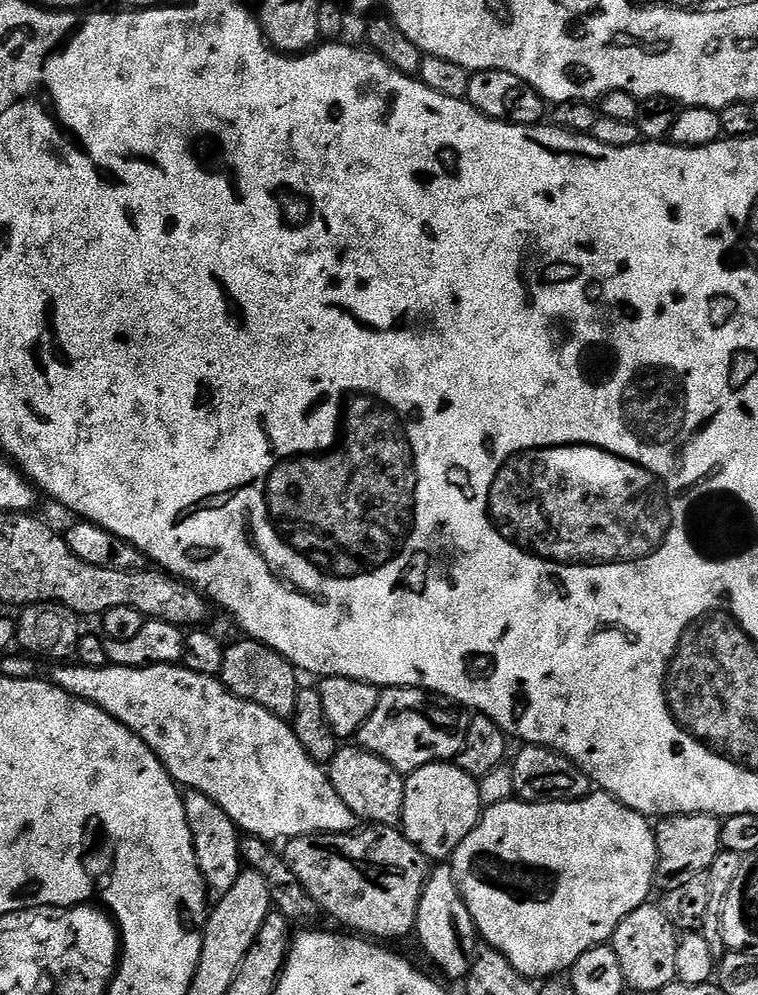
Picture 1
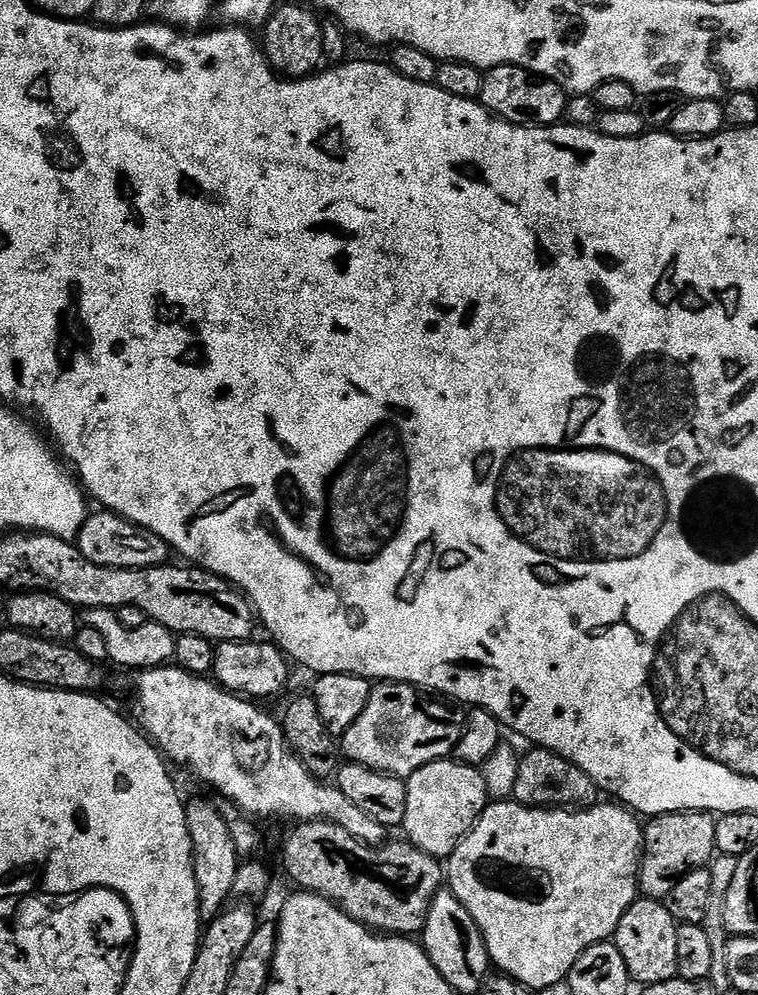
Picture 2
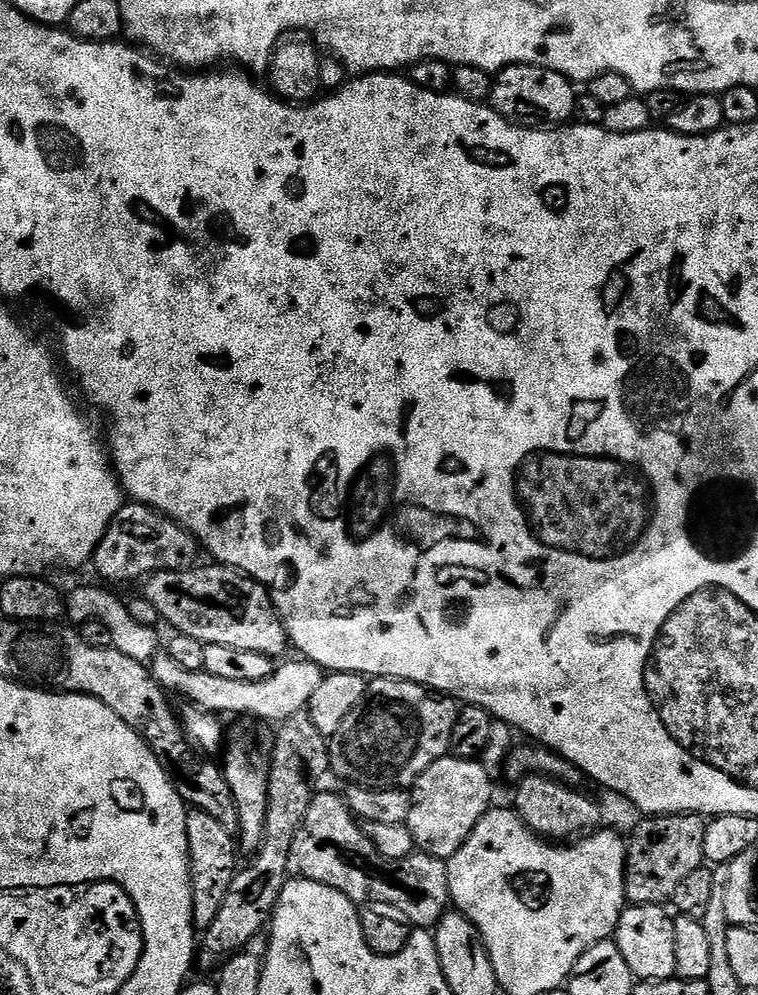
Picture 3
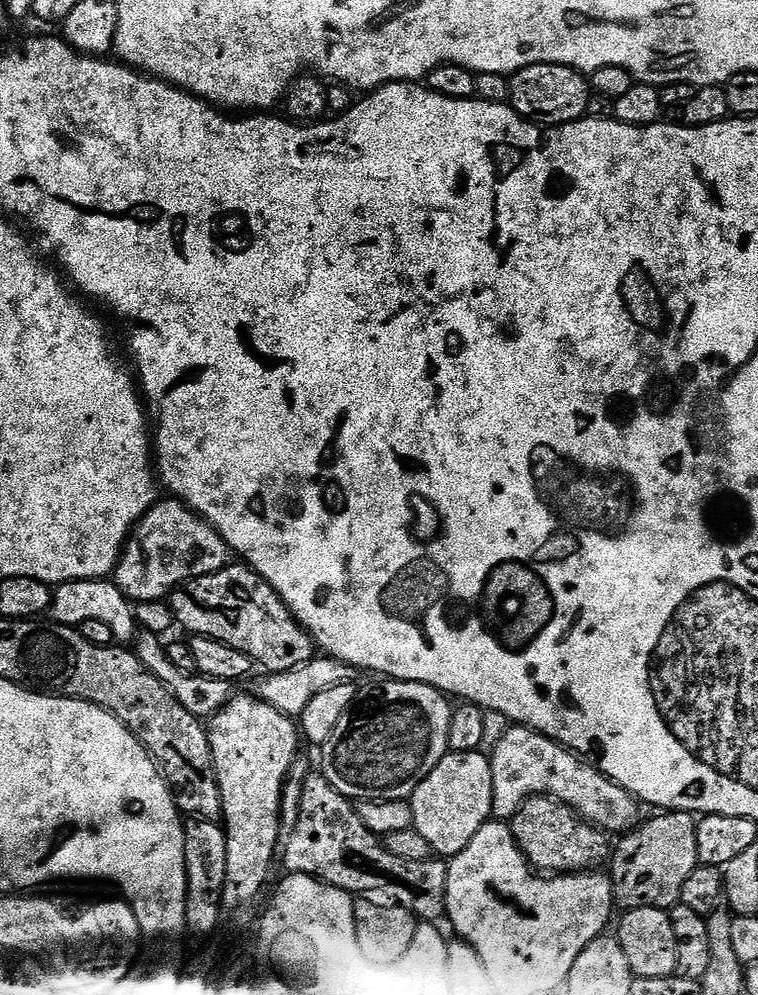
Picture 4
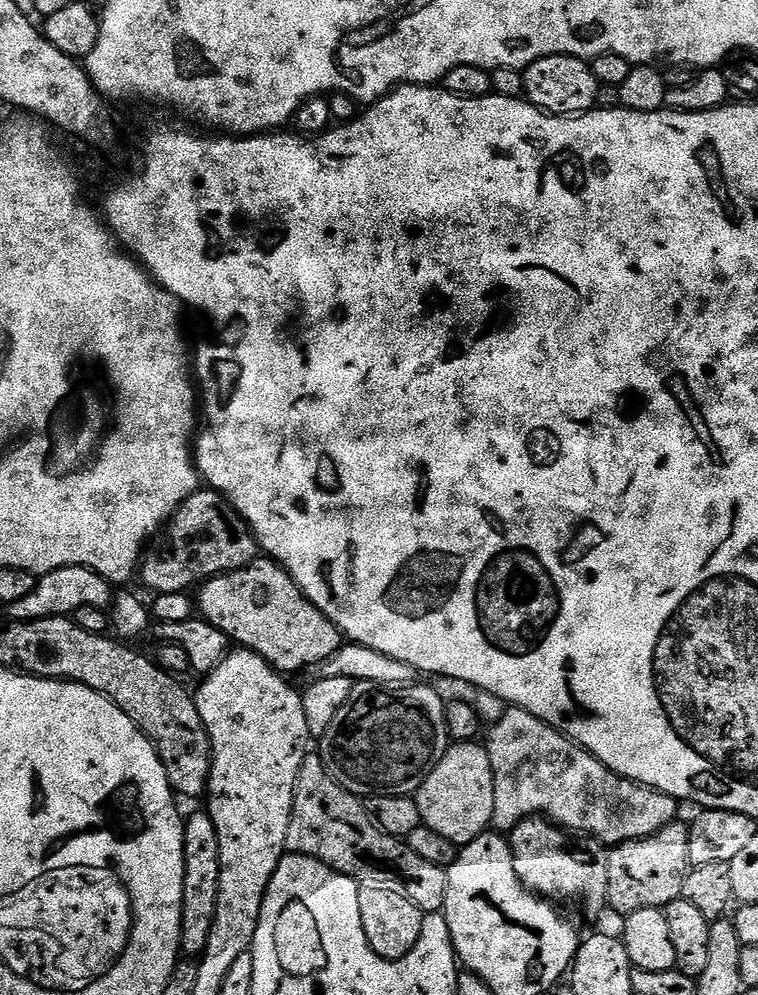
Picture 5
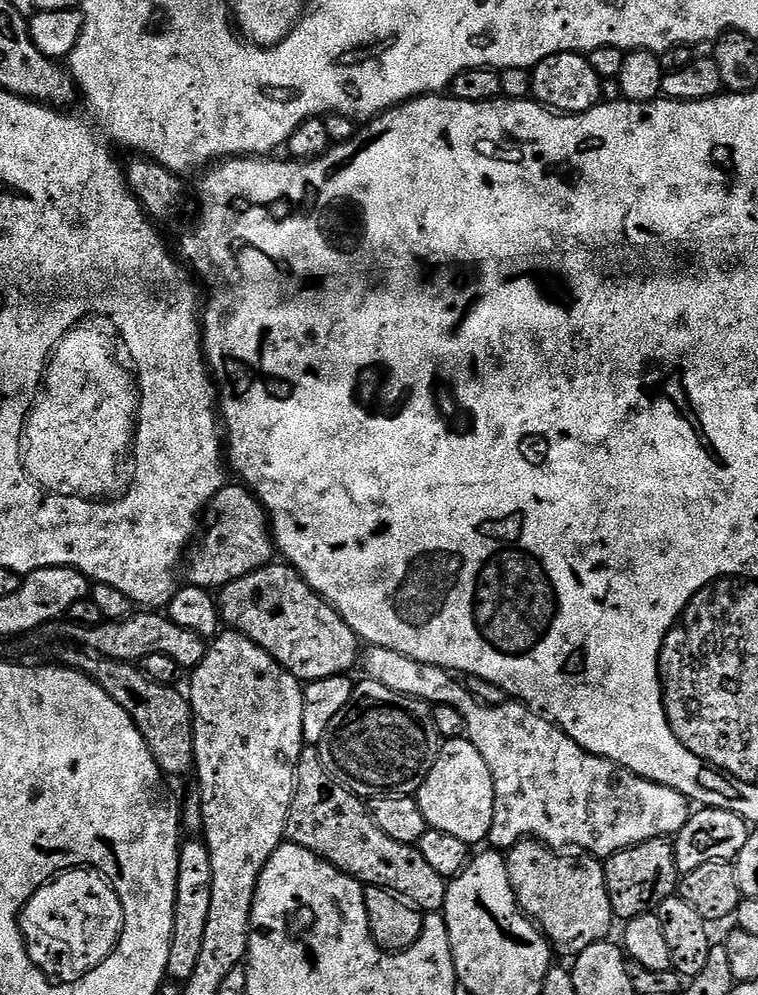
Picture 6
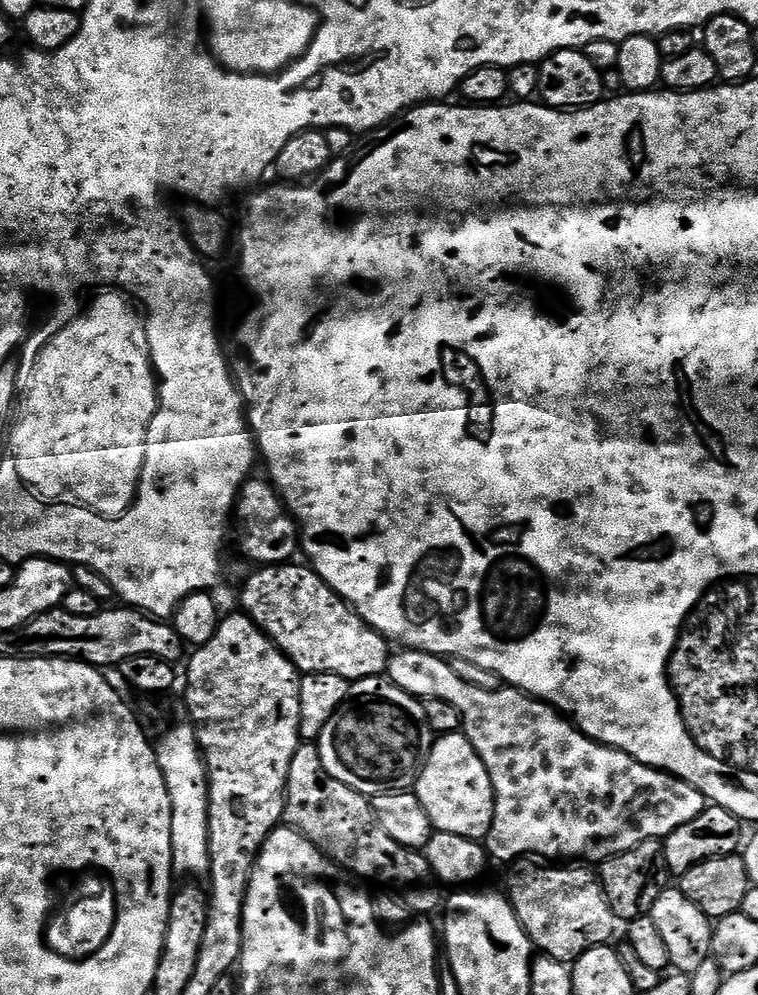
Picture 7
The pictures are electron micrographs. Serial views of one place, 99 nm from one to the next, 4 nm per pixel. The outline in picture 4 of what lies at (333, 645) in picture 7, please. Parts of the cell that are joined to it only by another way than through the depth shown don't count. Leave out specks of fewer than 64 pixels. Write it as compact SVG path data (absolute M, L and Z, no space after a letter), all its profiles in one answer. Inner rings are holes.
M232 562L212 574L185 580L170 593L172 615L188 634L210 636L247 652L250 659L271 674L305 664L314 656L314 641L308 630L297 622L284 599L249 568L247 563Z

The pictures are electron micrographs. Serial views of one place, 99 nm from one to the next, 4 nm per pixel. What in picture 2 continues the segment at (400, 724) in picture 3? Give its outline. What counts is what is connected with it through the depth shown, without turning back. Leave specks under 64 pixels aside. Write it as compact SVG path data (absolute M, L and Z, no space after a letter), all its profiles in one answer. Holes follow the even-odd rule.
M377 683L370 694L370 702L366 710L362 710L358 722L354 722L354 726L350 726L350 730L346 730L346 734L339 737L338 743L343 759L366 766L375 772L407 778L430 762L451 757L456 751L458 738L462 738L466 716L463 711L461 713L451 712L446 705L439 704L439 702L444 703L439 699L421 694L410 684Z

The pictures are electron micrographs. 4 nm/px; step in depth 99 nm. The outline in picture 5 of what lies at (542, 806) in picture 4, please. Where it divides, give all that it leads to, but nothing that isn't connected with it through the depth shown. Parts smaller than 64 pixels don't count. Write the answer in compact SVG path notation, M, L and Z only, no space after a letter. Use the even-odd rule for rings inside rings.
M528 816L507 837L514 858L514 874L531 892L549 902L577 900L590 915L608 908L609 849L590 836L573 834L543 816Z

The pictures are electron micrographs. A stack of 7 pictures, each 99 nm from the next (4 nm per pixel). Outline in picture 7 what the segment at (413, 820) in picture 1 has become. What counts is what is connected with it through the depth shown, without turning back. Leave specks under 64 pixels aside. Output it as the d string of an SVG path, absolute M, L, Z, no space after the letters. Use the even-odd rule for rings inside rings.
M463 731L446 732L433 739L414 791L418 802L422 802L422 810L430 814L435 831L458 834L477 842L487 837L494 818L496 791L482 758L478 758Z

